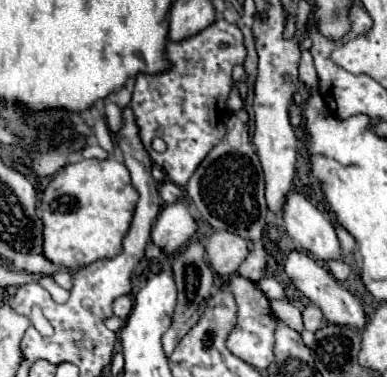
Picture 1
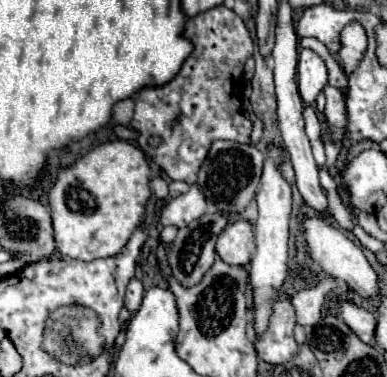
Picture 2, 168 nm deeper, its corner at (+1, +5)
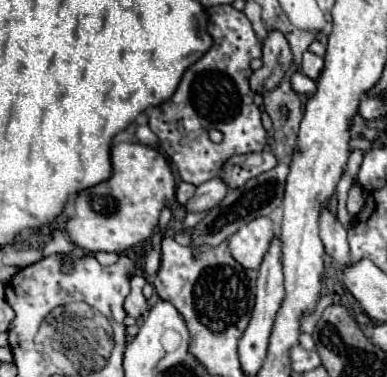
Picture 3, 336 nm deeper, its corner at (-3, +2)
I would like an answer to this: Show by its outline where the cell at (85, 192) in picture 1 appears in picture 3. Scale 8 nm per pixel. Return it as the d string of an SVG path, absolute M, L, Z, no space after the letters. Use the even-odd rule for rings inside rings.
M142 143L112 145L112 177L96 187L82 191L74 199L76 215L68 219L66 233L90 253L110 251L124 253L130 247L152 237L158 215L176 199L176 181L166 157Z

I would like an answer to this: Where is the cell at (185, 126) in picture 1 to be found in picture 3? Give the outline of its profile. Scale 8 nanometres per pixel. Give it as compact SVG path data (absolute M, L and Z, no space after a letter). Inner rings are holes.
M216 5L208 9L210 21L208 21L208 33L214 39L214 45L210 47L208 53L204 53L194 65L190 65L186 69L186 73L182 75L182 81L176 89L176 93L164 101L158 107L150 107L146 111L148 119L150 119L150 129L158 135L160 139L160 147L166 151L166 155L172 159L174 167L180 173L180 179L192 185L202 185L204 181L220 175L222 165L226 163L226 159L230 159L232 155L242 155L242 153L254 153L254 151L262 151L266 145L266 131L262 127L262 119L260 119L260 109L254 105L254 93L250 91L250 61L262 55L262 43L258 41L248 17L234 9L232 5ZM210 129L218 129L224 135L222 143L212 143L208 137Z

